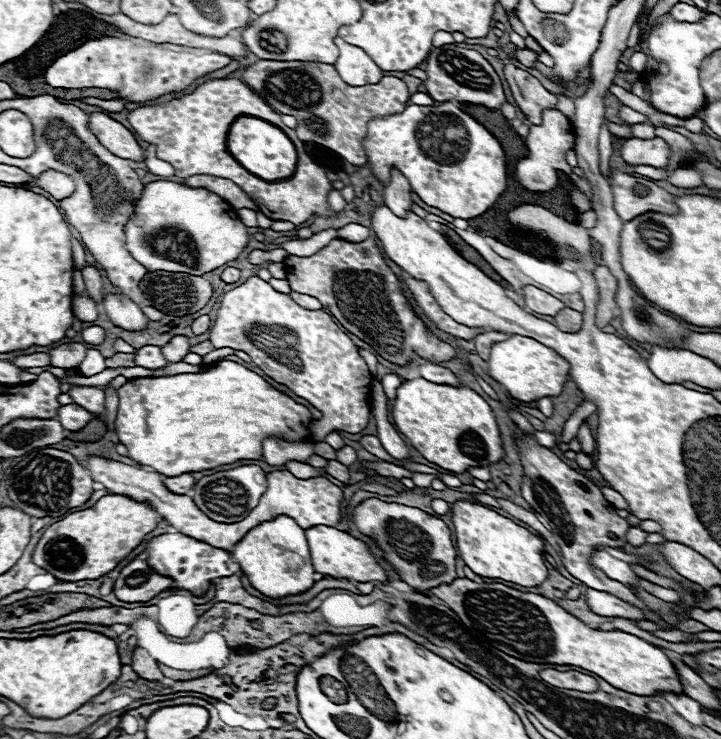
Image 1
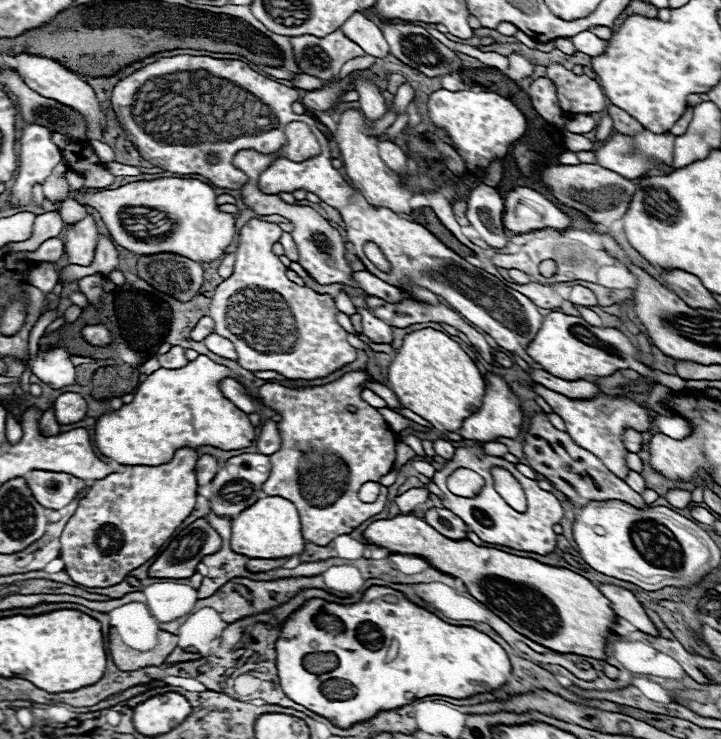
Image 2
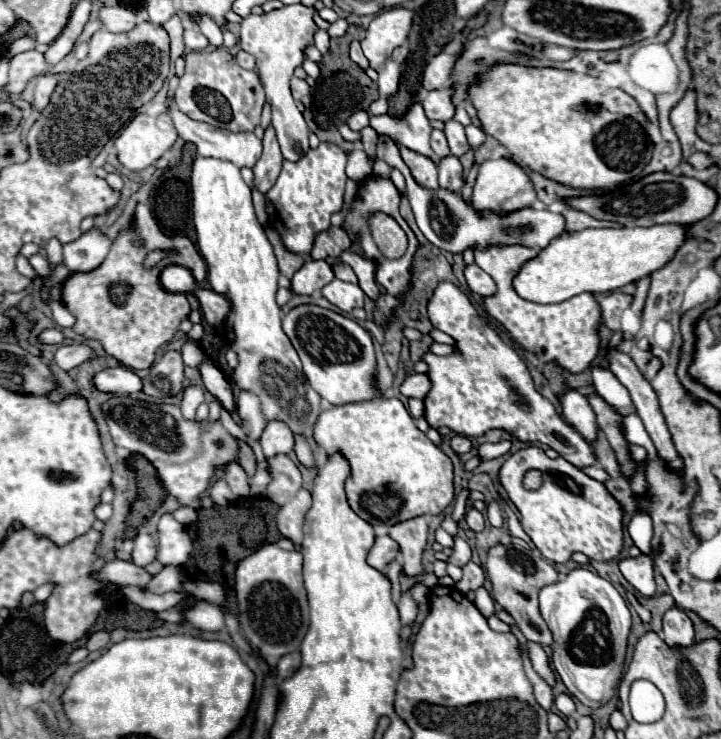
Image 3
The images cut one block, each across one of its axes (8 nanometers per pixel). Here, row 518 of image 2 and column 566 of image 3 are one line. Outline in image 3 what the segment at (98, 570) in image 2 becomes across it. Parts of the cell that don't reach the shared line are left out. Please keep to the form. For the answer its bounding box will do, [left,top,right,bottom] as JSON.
[466,62,652,188]

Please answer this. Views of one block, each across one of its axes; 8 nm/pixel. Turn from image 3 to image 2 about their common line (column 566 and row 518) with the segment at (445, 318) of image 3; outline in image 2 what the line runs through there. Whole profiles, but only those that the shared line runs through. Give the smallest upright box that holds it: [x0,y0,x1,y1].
[424,508,468,540]

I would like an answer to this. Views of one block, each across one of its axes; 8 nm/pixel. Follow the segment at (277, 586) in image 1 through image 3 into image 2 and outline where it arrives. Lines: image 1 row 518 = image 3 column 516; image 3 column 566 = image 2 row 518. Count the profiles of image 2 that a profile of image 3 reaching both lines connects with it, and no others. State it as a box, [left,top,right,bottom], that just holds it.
[230,496,304,558]

